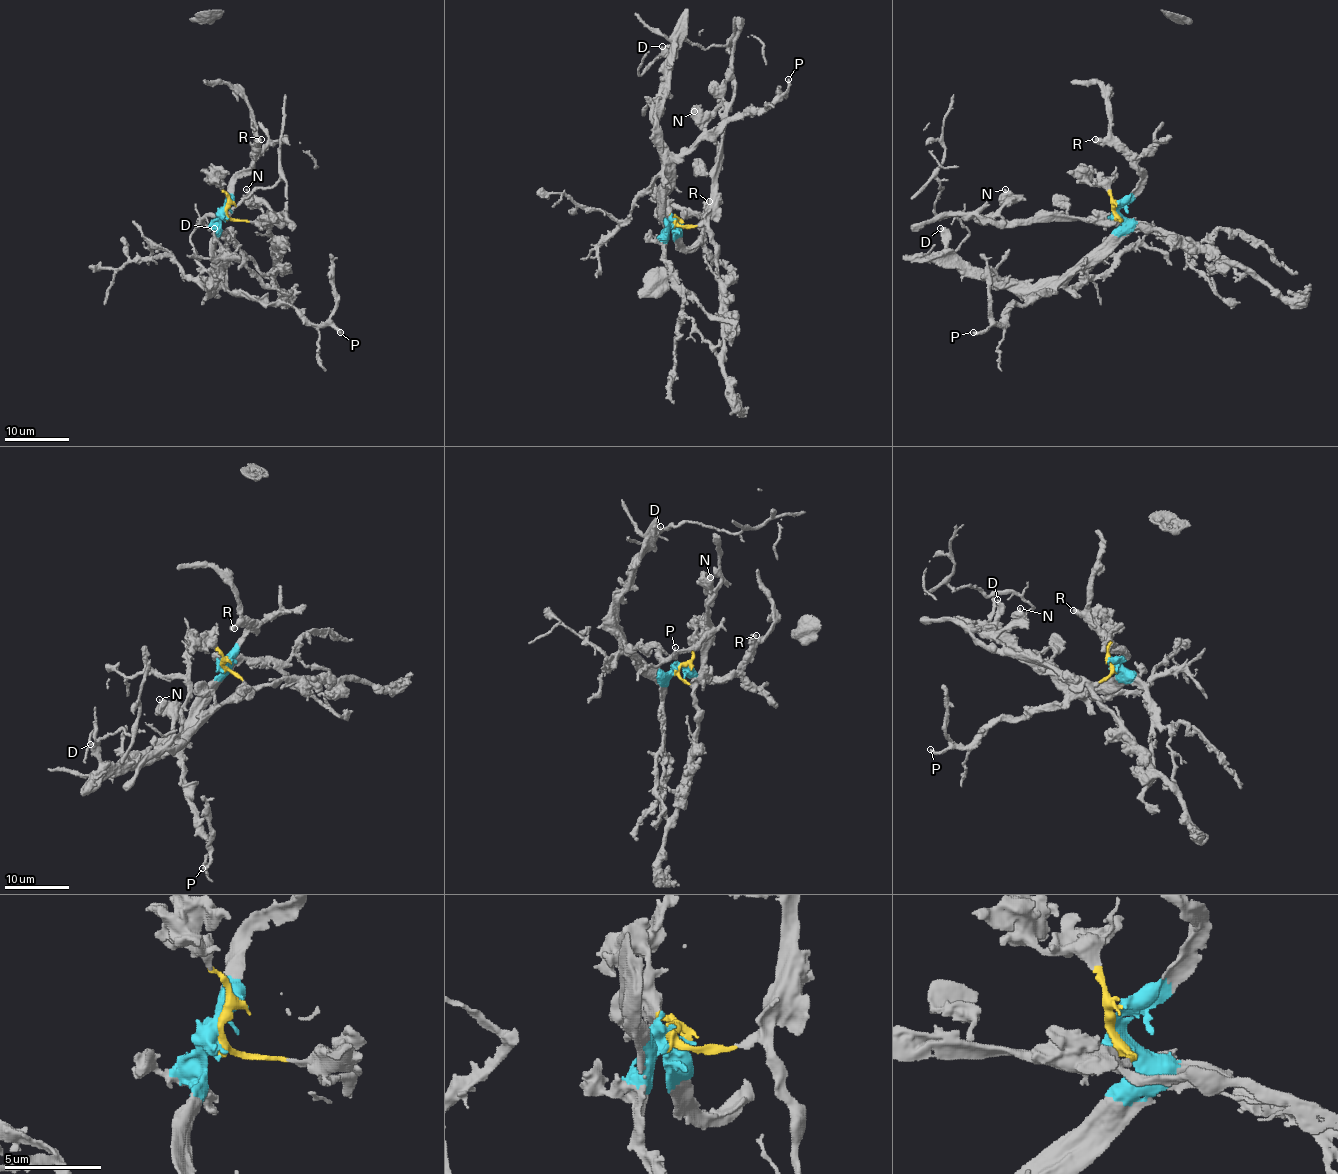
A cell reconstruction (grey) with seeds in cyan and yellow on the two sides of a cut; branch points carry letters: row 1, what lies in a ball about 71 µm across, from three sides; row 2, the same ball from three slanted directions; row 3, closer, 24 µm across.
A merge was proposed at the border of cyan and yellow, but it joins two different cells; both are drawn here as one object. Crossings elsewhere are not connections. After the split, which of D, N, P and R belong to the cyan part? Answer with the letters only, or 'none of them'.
D, P, R

